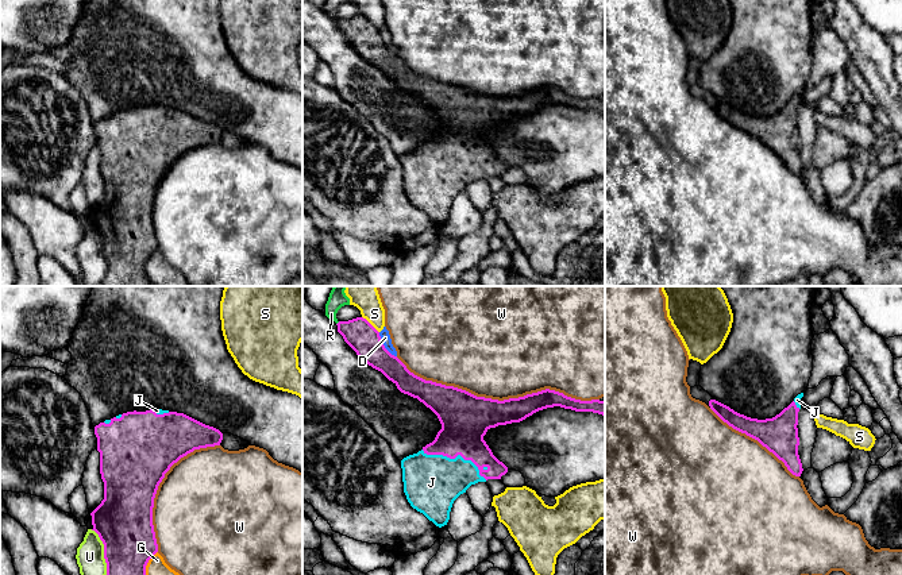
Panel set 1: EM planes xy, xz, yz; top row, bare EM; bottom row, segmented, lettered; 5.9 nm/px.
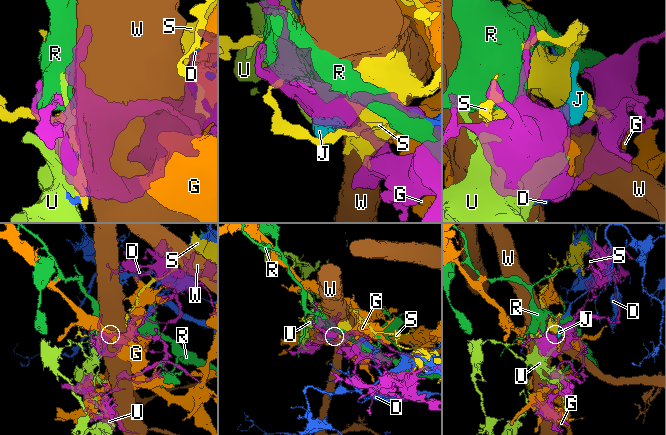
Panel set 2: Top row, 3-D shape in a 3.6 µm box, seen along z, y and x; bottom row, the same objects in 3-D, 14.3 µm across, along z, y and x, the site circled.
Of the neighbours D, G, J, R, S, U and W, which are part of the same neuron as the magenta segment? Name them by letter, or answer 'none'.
J

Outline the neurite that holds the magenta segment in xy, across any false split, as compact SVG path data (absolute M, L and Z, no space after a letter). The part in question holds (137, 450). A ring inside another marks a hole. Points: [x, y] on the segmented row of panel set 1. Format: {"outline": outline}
{"outline": "M162 409L127 412L95 427L104 499L90 513L93 529L104 544L107 575L146 575L149 560L158 552L153 525L154 498L159 483L170 467L194 449L220 445L223 433L184 413Z"}

